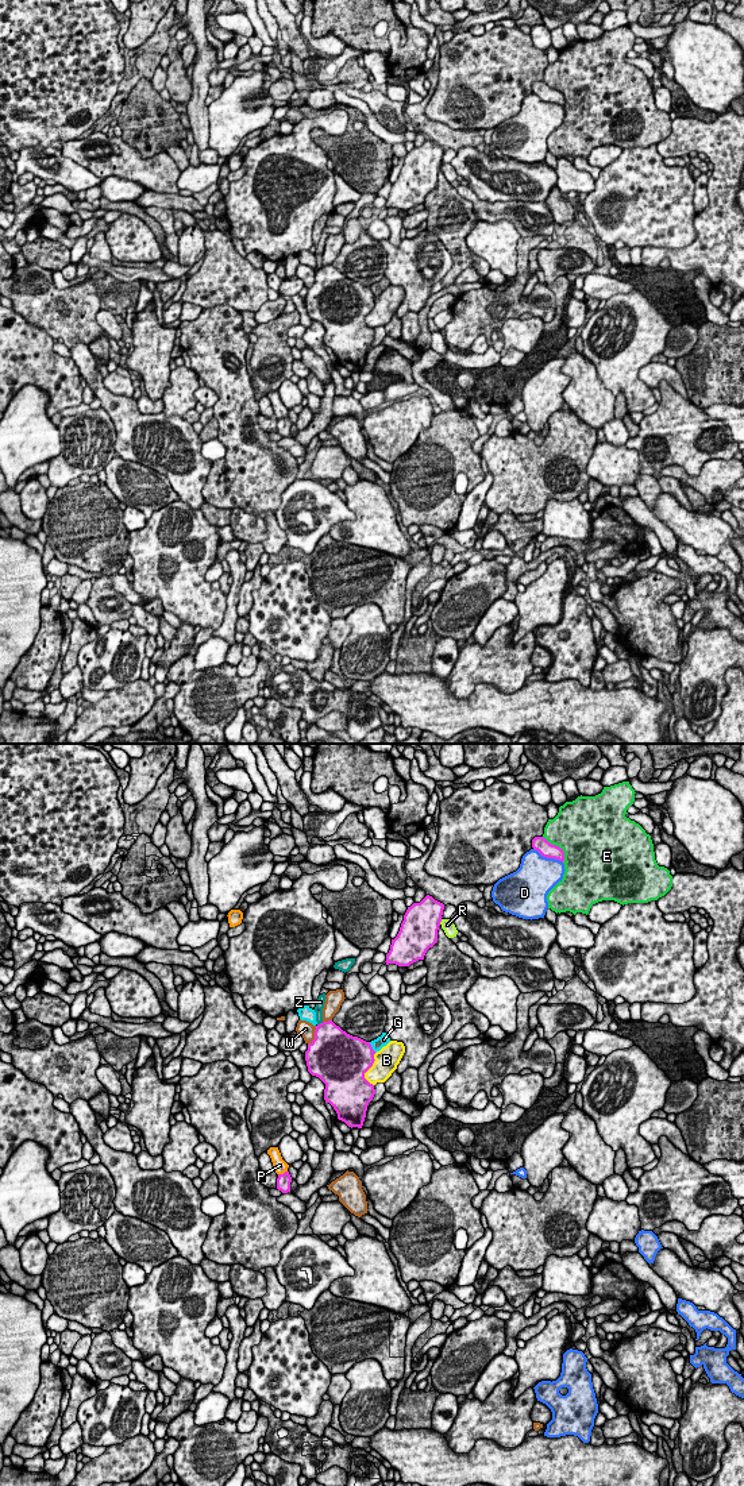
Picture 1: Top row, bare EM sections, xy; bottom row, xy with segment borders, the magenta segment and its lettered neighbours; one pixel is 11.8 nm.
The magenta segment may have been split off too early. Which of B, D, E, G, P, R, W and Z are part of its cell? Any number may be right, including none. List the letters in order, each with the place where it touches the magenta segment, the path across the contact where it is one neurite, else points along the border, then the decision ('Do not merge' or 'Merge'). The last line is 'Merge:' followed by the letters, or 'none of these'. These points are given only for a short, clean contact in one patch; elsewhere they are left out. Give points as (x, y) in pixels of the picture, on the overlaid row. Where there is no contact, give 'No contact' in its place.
B: Touches magenta at xy (369, 1068). Do not merge
D: Touches magenta at xy (548, 857). Do not merge
E: Touches magenta at xy (558, 846). Do not merge
G: Touches magenta at xy (372, 1048). Do not merge
P: Touches magenta at xy (284, 1173). Do not merge
R: Touches magenta at xy (440, 921). Do not merge
W: Touches magenta at xy (315, 1035). Do not merge
Z: Touches magenta at xy (320, 1023). Boundary: xy (323, 1022), (317, 1025). Do not merge
Merge: none of these

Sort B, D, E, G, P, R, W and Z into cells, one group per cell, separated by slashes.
B / D / E / G / P / R / W / Z

